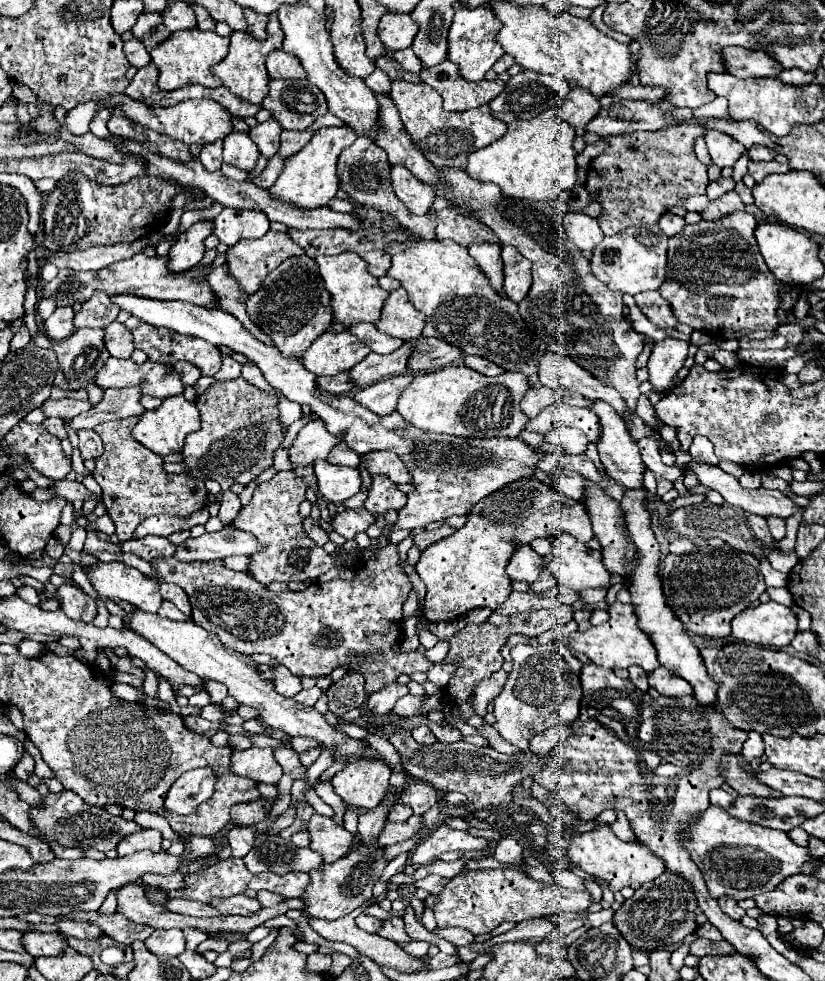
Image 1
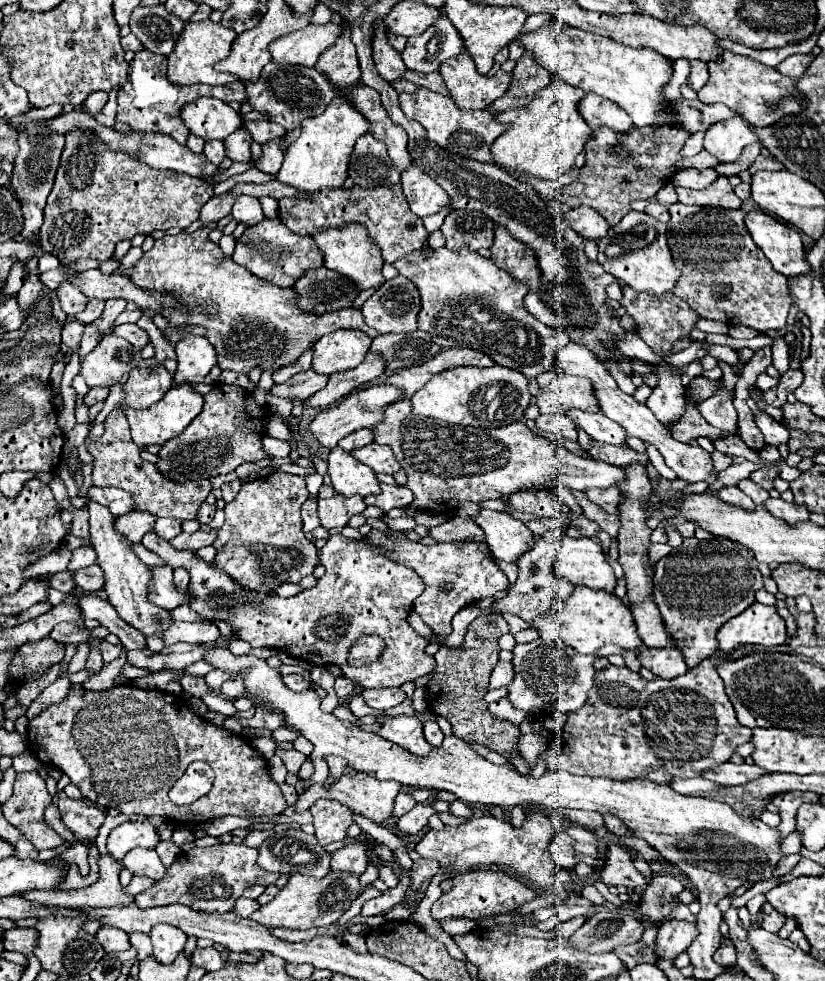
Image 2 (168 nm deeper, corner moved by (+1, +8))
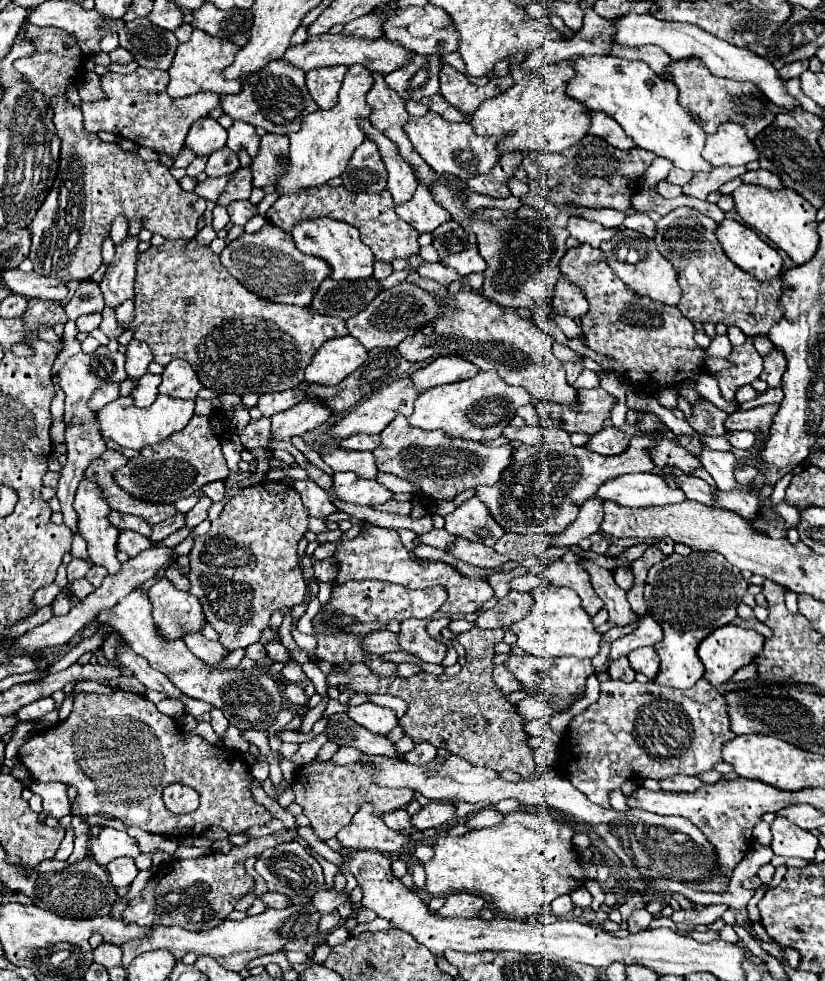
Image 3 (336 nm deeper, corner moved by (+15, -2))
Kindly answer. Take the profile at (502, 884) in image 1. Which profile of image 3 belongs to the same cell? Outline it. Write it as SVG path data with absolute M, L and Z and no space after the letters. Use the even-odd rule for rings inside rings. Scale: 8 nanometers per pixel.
M451 894L447 896L447 902L443 904L443 908L437 914L445 914L445 916L463 916L463 918L477 918L479 910L485 908L485 900L475 896L475 894Z

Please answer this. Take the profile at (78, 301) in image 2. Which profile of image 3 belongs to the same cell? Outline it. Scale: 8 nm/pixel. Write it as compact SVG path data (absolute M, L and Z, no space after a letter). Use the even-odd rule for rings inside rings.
M89 278L89 280L83 280L79 284L71 302L65 306L65 312L67 312L69 320L77 320L83 314L101 312L103 306L105 306L105 300L103 300L103 294L99 290L99 284Z

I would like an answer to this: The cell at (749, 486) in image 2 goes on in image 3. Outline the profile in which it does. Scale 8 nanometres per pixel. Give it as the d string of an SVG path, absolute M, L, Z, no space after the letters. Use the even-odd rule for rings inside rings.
M703 444L699 460L701 460L703 468L715 478L719 490L723 490L723 492L729 492L729 490L749 492L749 488L737 484L737 480L733 476L733 466L737 462L733 452L717 452L717 450L711 450L707 444Z

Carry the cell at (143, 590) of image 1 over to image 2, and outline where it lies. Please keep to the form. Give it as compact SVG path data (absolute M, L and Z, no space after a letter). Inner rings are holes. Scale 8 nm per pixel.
M153 566L151 568L151 584L149 584L149 594L151 602L159 608L171 610L177 608L179 604L189 602L189 594L179 592L173 586L173 570L167 566Z

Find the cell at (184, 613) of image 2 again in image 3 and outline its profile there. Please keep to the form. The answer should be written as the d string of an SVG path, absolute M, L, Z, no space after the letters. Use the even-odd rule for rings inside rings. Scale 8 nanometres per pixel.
M187 634L183 640L189 646L189 650L209 666L221 664L231 654L231 650L227 650L223 644L211 642L203 634Z

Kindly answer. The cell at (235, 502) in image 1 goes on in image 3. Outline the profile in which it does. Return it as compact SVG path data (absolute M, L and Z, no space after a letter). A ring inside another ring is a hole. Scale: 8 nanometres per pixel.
M221 480L209 482L209 484L203 486L203 492L205 492L205 496L209 496L213 502L219 502L219 500L225 498L225 484L223 484Z

